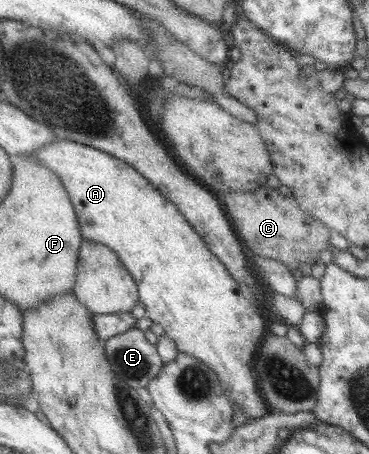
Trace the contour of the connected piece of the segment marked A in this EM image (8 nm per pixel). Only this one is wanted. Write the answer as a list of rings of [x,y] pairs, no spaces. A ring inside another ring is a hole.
[[[53,141],[36,149],[34,158],[59,176],[75,208],[85,241],[101,243],[118,254],[138,285],[140,301],[146,307],[147,316],[163,327],[167,337],[175,341],[177,349],[201,363],[207,363],[209,369],[217,373],[217,379],[221,381],[227,397],[233,401],[233,407],[251,417],[247,422],[271,413],[259,389],[259,376],[253,368],[257,347],[269,330],[268,322],[251,304],[251,295],[241,288],[178,207],[126,161],[81,142]]]

